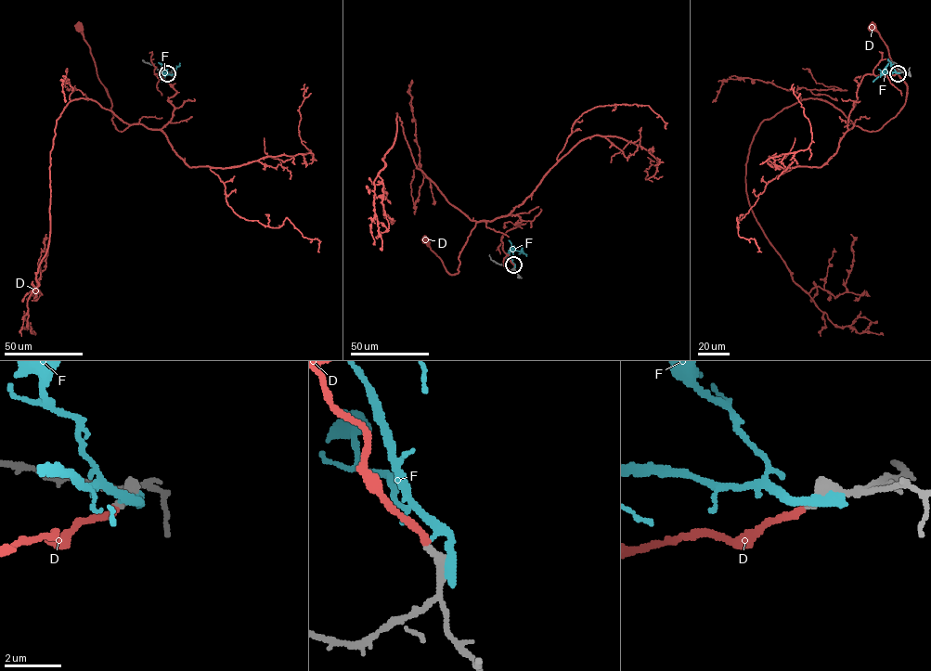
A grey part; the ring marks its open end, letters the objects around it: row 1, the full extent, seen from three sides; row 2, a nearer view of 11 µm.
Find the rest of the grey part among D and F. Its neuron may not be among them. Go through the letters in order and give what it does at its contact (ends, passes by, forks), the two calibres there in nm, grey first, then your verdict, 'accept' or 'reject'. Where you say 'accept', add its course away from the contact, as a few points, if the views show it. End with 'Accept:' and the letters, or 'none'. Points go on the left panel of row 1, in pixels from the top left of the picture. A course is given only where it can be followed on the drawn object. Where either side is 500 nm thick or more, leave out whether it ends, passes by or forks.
D: it ends | 360/260 nm | accept | via (167, 73), (154, 74), (176, 92), (168, 99), (172, 119), (160, 129), (118, 131), (79, 28)
F: 550/420 nm | reject
Accept: D

